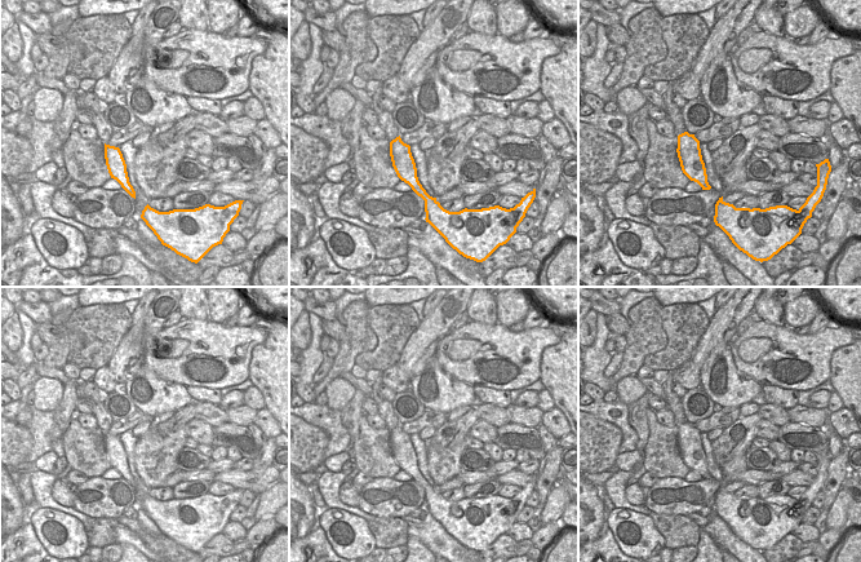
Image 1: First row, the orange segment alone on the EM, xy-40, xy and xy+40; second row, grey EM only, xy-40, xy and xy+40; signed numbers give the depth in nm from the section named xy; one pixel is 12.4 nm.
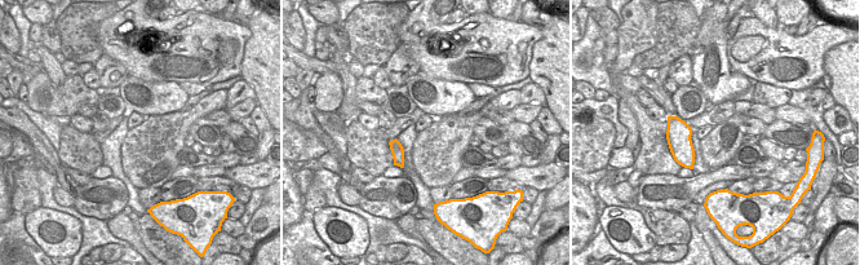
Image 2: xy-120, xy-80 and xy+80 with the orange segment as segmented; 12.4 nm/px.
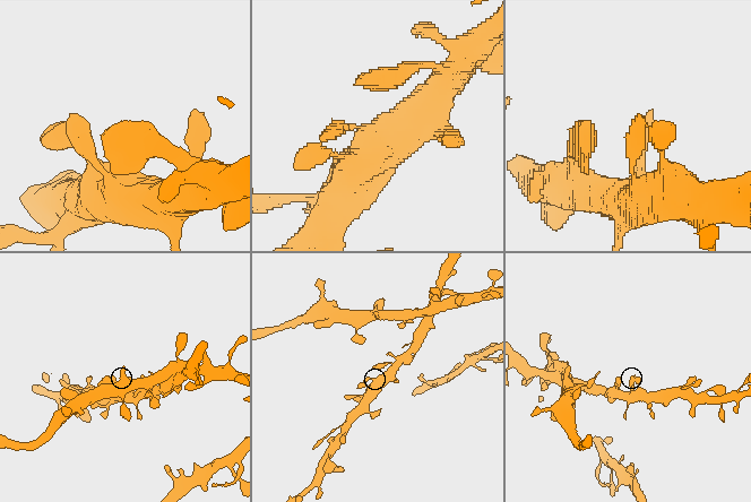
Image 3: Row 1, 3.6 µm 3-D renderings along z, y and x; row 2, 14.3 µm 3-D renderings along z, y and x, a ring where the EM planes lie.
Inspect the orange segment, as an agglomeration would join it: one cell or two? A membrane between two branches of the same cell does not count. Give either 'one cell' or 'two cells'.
one cell

